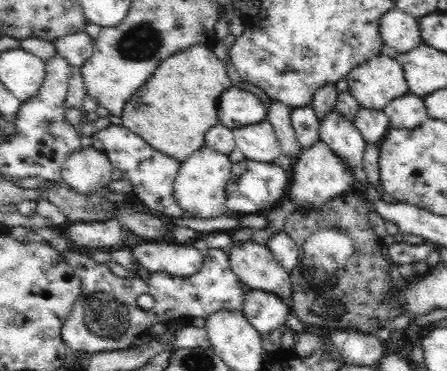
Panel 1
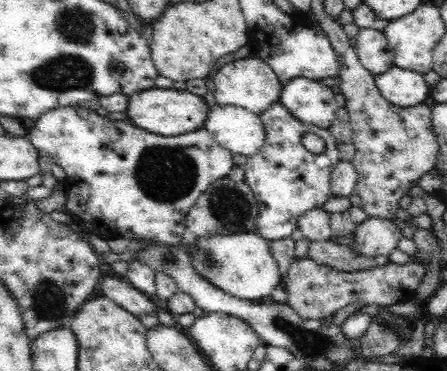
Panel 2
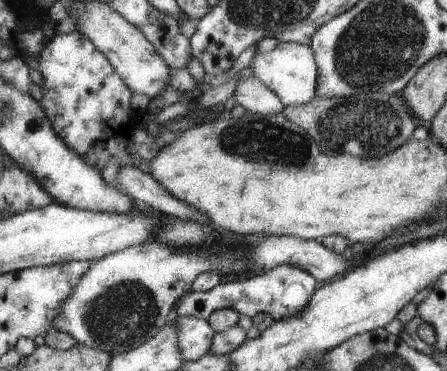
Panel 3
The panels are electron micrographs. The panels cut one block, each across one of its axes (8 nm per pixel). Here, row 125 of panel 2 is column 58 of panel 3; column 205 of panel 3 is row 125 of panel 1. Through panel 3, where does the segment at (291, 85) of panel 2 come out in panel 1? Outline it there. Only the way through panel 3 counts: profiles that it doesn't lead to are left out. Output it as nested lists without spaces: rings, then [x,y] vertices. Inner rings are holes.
[[[268,120],[254,126],[242,126],[232,132],[236,138],[236,146],[246,156],[246,160],[274,164],[274,160],[284,154],[280,138],[276,136],[276,130]]]

